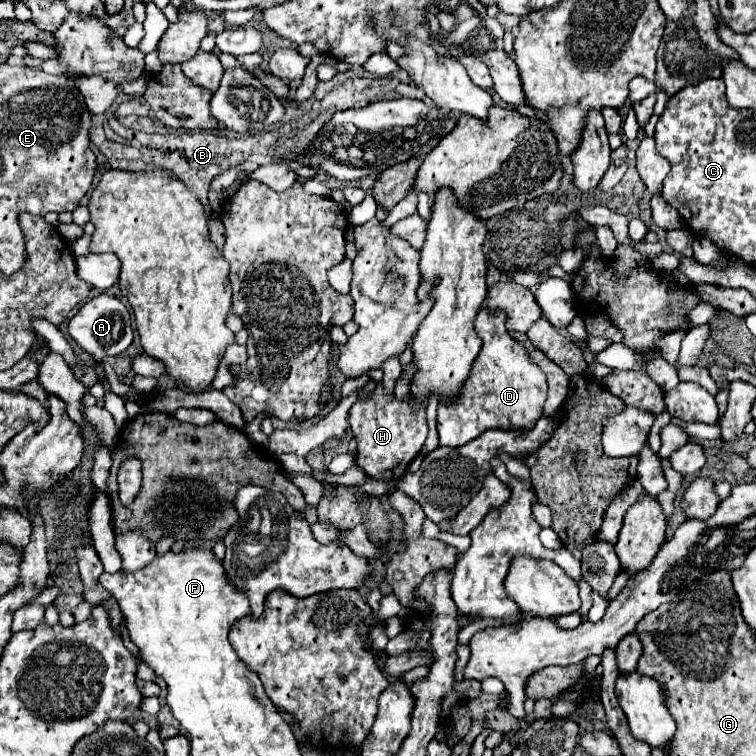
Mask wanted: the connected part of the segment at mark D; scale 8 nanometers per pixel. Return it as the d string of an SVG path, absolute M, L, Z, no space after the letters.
M486 309L478 313L476 331L482 339L482 351L478 361L474 361L470 381L466 381L466 389L462 389L458 405L438 411L440 446L460 447L480 437L484 431L488 431L488 427L504 431L518 429L528 433L530 427L542 417L542 405L546 401L546 377L528 359L522 345L510 337L504 321L504 313L490 315Z

